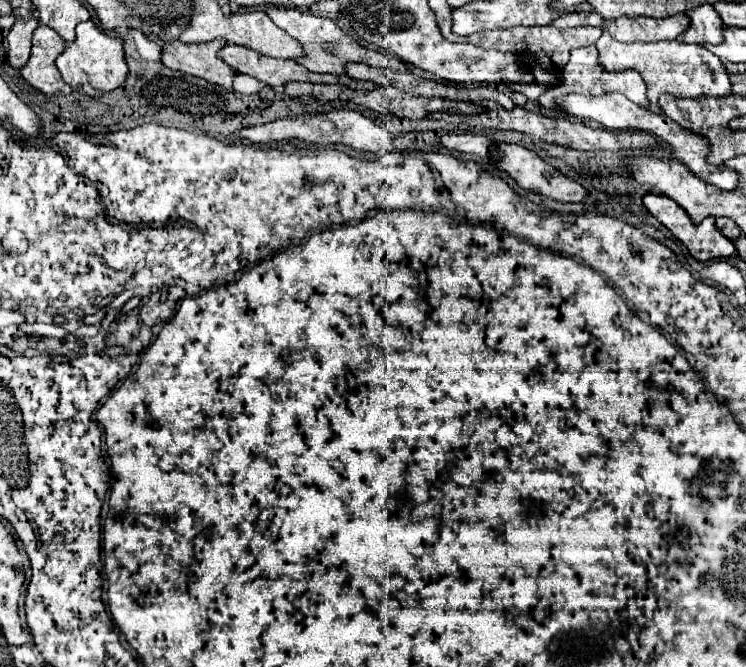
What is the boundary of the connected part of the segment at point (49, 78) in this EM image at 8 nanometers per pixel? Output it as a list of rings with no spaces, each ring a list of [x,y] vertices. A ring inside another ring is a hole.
[[[38,26],[32,36],[30,62],[20,70],[22,78],[46,96],[64,96],[72,88],[62,80],[54,60],[64,52],[64,40],[48,26]]]

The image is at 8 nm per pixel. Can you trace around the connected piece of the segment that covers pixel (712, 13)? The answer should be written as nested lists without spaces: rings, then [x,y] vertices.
[[[700,4],[692,8],[692,12],[686,12],[686,16],[690,18],[690,26],[680,36],[682,42],[694,42],[694,44],[722,42],[722,20],[710,4]]]

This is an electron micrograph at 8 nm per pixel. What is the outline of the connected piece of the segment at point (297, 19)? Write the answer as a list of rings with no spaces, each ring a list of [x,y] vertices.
[[[268,6],[264,12],[272,18],[272,22],[276,22],[284,32],[288,32],[292,38],[296,38],[302,44],[304,56],[296,58],[296,62],[306,66],[310,72],[344,74],[346,62],[362,62],[368,66],[382,68],[382,54],[380,52],[360,46],[356,40],[352,40],[348,34],[344,34],[330,18],[312,16],[312,14],[300,12],[296,8],[280,8],[280,6]]]

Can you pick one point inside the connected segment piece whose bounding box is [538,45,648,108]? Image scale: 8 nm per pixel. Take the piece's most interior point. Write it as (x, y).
(582, 74)

